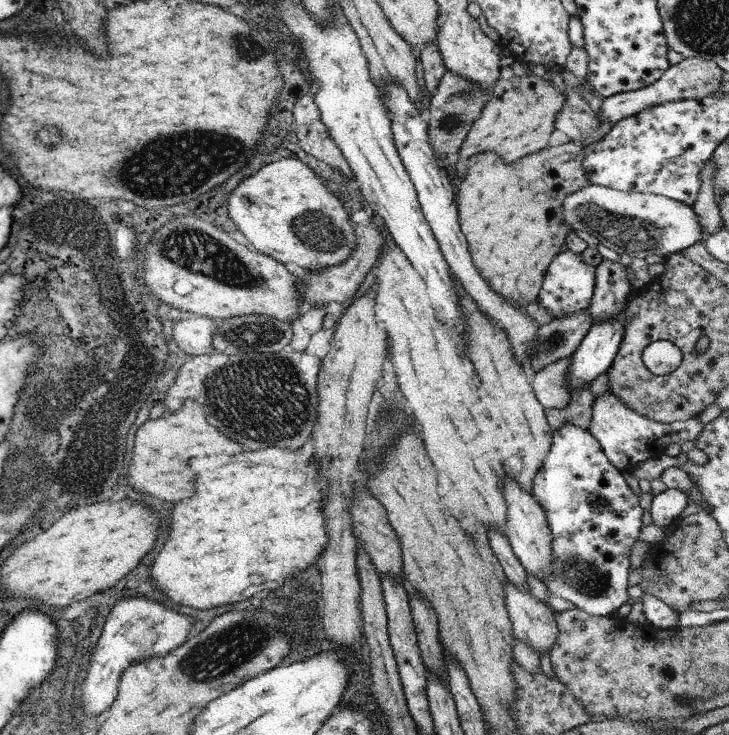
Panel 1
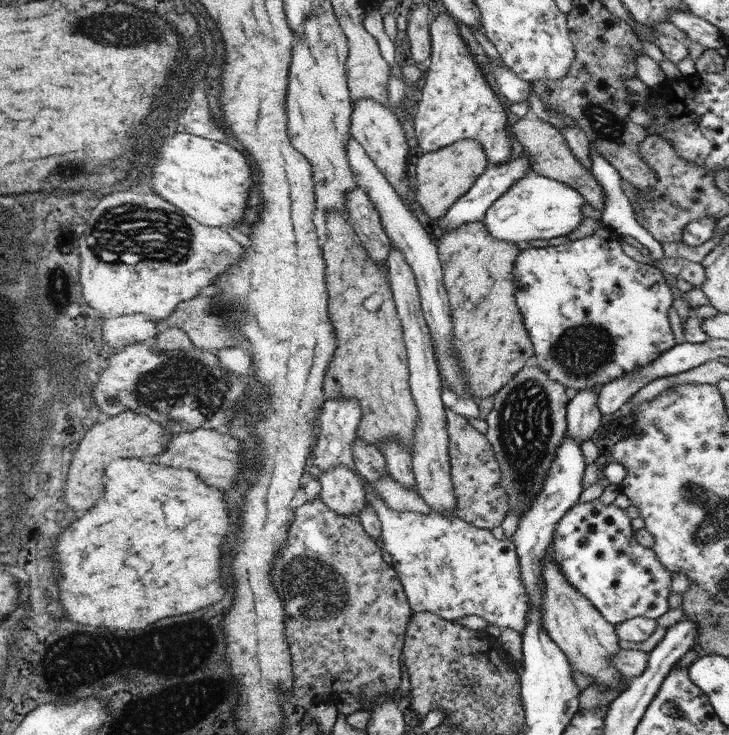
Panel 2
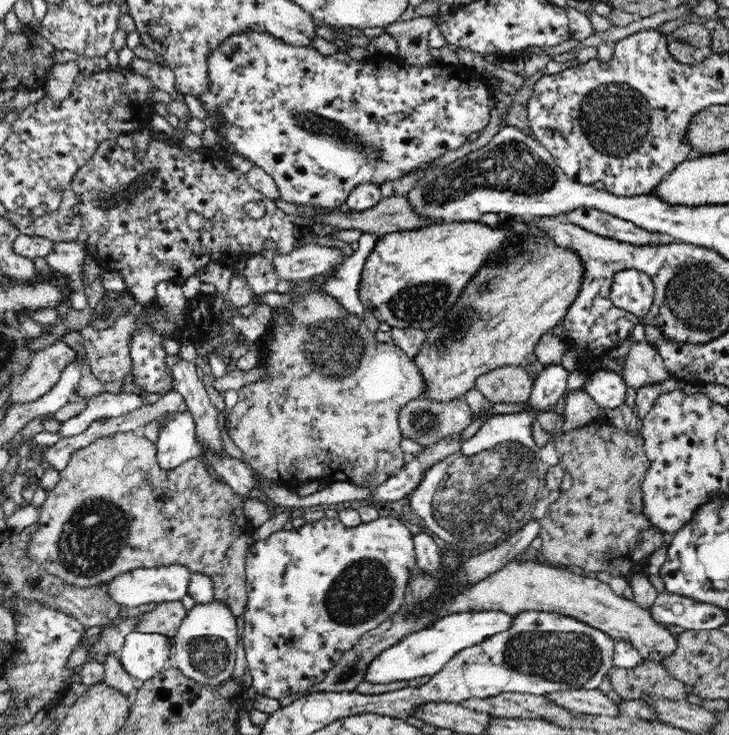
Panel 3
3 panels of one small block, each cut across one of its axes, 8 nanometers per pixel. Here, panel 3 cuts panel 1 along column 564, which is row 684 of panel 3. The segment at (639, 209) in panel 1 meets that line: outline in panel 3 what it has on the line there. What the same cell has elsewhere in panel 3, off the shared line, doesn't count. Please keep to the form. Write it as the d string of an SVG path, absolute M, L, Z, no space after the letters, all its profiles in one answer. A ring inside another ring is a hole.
M222 602L197 604L188 611L176 636L172 639L176 669L195 680L200 687L216 688L232 679L235 652L238 646L236 617Z

